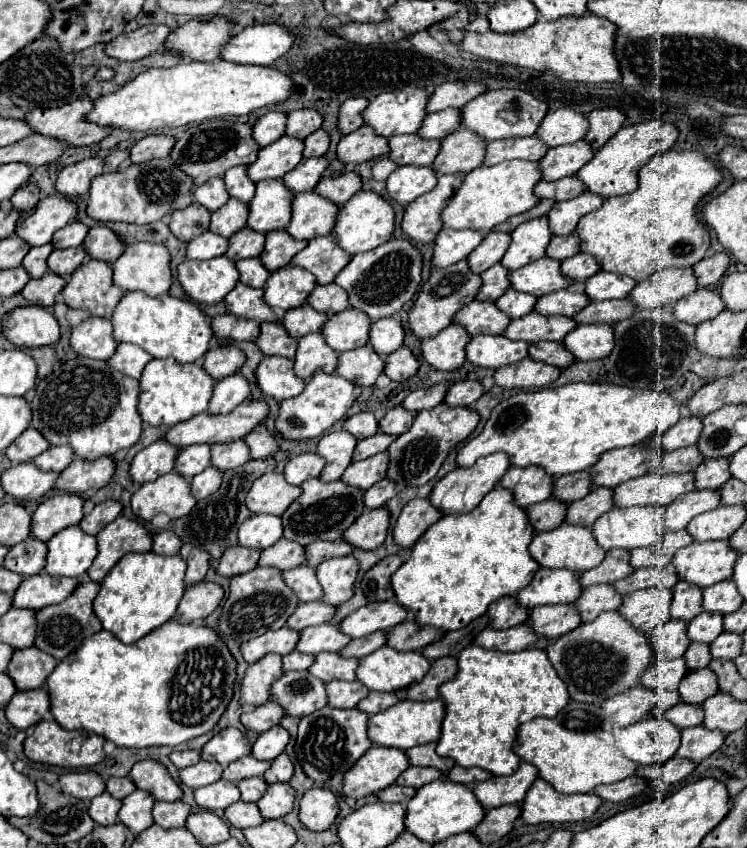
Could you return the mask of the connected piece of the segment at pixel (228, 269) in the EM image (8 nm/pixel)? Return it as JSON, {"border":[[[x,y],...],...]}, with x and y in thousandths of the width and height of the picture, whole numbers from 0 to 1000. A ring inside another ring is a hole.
{"border":[[[305,303],[278,308],[246,308],[238,315],[238,331],[262,357],[295,357],[319,334],[319,317]]]}

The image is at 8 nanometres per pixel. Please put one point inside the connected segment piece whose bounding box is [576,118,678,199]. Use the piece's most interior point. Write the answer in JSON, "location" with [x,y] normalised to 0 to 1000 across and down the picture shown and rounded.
{"location":[822,200]}

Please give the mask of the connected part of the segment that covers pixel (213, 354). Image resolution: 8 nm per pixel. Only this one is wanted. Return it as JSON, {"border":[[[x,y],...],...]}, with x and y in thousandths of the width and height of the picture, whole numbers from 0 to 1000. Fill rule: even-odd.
{"border":[[[300,404],[276,416],[273,435],[286,447],[297,447],[316,440],[327,430],[327,426],[329,426],[329,419],[324,412],[319,412],[311,404]]]}

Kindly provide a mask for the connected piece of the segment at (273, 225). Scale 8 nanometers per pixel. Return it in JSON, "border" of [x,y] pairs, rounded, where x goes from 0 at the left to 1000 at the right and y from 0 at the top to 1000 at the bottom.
{"border":[[[378,211],[343,216],[343,230],[335,237],[332,268],[348,275],[383,270],[391,258],[391,228]]]}

